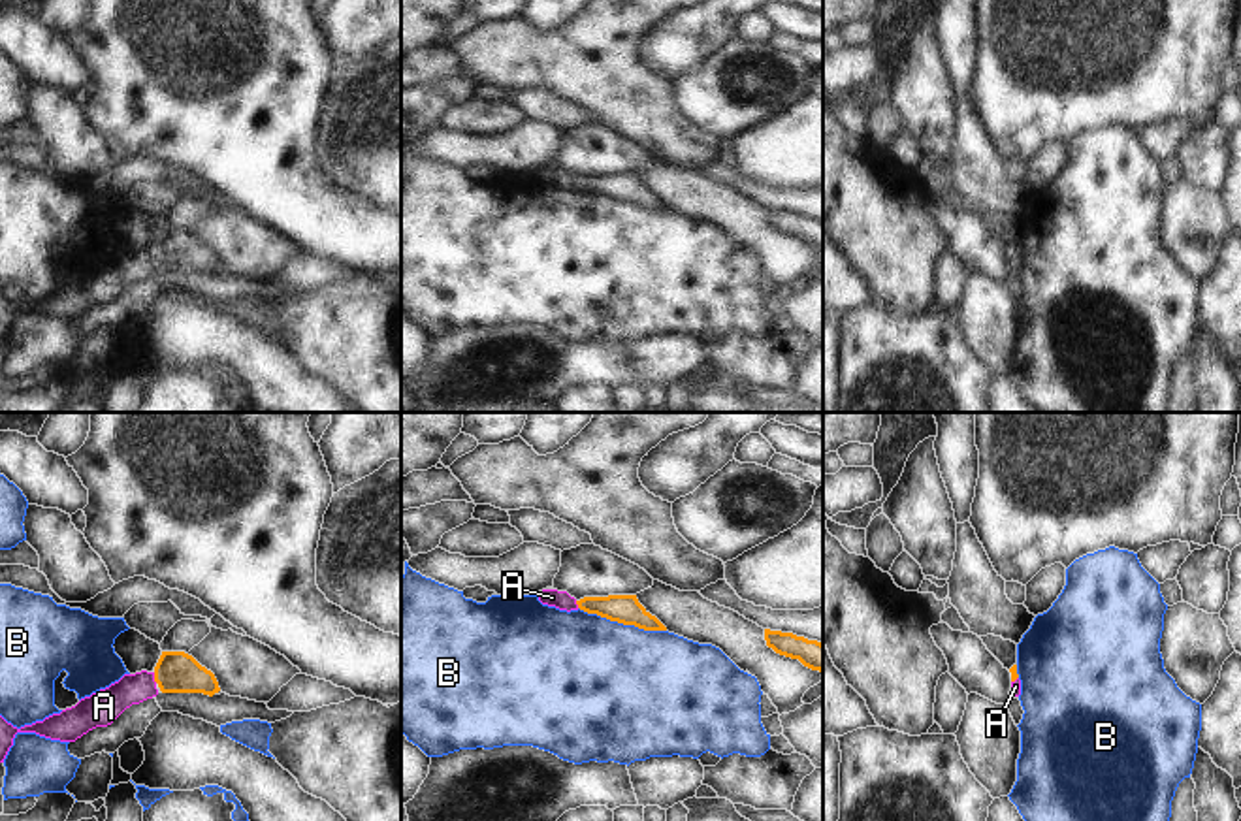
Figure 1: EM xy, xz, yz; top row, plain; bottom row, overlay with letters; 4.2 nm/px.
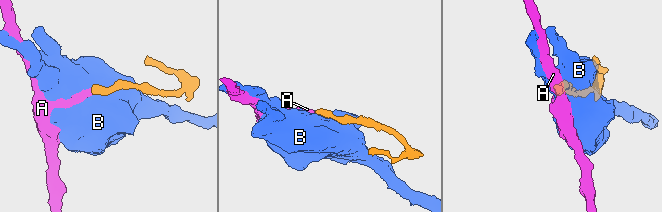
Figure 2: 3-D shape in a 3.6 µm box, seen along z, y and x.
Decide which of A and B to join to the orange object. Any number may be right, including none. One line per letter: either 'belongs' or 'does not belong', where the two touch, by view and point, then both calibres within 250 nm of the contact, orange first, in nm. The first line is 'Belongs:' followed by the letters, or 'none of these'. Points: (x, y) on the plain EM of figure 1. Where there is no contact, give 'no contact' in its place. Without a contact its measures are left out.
Belongs: A
A: belongs; contact xy (155, 257); calibres 180 and 150 nm
B: does not belong; contact xz (622, 200); calibres 130 and 480 nm

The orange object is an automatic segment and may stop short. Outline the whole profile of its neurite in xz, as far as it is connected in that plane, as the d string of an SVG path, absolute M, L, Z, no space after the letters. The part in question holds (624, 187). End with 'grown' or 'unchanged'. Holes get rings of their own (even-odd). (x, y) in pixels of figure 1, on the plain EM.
M542 168L537 175L542 183L559 188L571 190L580 186L588 192L597 192L644 209L667 209L667 205L638 181L637 173L584 175L576 179L567 169Z; grown

